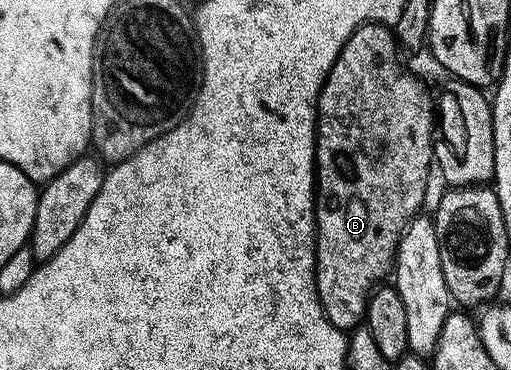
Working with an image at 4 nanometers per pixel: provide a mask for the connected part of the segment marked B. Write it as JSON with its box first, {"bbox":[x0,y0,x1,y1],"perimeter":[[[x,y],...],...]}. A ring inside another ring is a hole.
{"bbox":[316,23,434,331],"perimeter":[[[369,23],[367,25],[359,25],[357,29],[350,35],[350,39],[342,47],[342,51],[338,55],[338,59],[334,63],[334,67],[328,72],[328,77],[324,80],[324,85],[320,89],[320,95],[316,98],[316,290],[320,296],[320,302],[324,308],[324,314],[330,319],[330,323],[334,323],[334,327],[345,331],[351,331],[365,320],[365,313],[368,309],[368,301],[374,292],[374,286],[383,282],[384,276],[389,276],[390,270],[393,268],[396,259],[396,248],[400,242],[400,235],[404,228],[407,227],[409,221],[421,212],[420,204],[424,201],[424,192],[428,189],[428,172],[434,169],[434,97],[428,94],[428,89],[415,77],[412,73],[400,69],[400,61],[396,58],[398,54],[398,42],[394,36],[393,30],[387,25],[378,25]]]}

